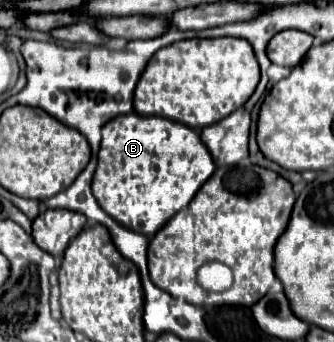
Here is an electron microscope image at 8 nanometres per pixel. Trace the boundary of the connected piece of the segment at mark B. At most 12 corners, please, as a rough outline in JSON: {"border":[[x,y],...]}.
{"border":[[103,126],[93,196],[153,236],[213,170],[193,128]]}

